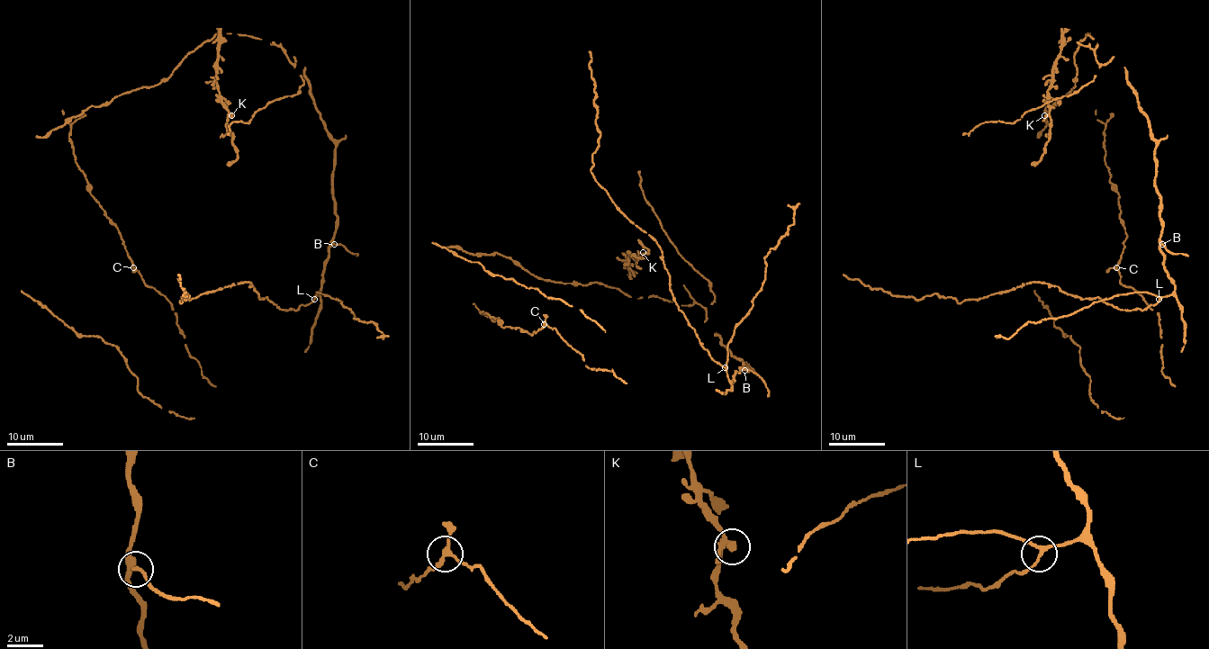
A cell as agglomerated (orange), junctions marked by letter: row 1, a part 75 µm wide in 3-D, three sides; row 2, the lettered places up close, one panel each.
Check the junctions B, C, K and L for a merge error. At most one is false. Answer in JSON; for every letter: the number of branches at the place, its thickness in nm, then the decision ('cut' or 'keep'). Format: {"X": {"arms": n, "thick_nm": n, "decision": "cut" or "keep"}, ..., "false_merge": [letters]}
{"B": {"arms": 3, "thick_nm": 320, "decision": "keep"}, "C": {"arms": 3, "thick_nm": 190, "decision": "keep"}, "K": {"arms": 3, "thick_nm": 190, "decision": "keep"}, "L": {"arms": 3, "thick_nm": 180, "decision": "keep"}, "false_merge": []}

